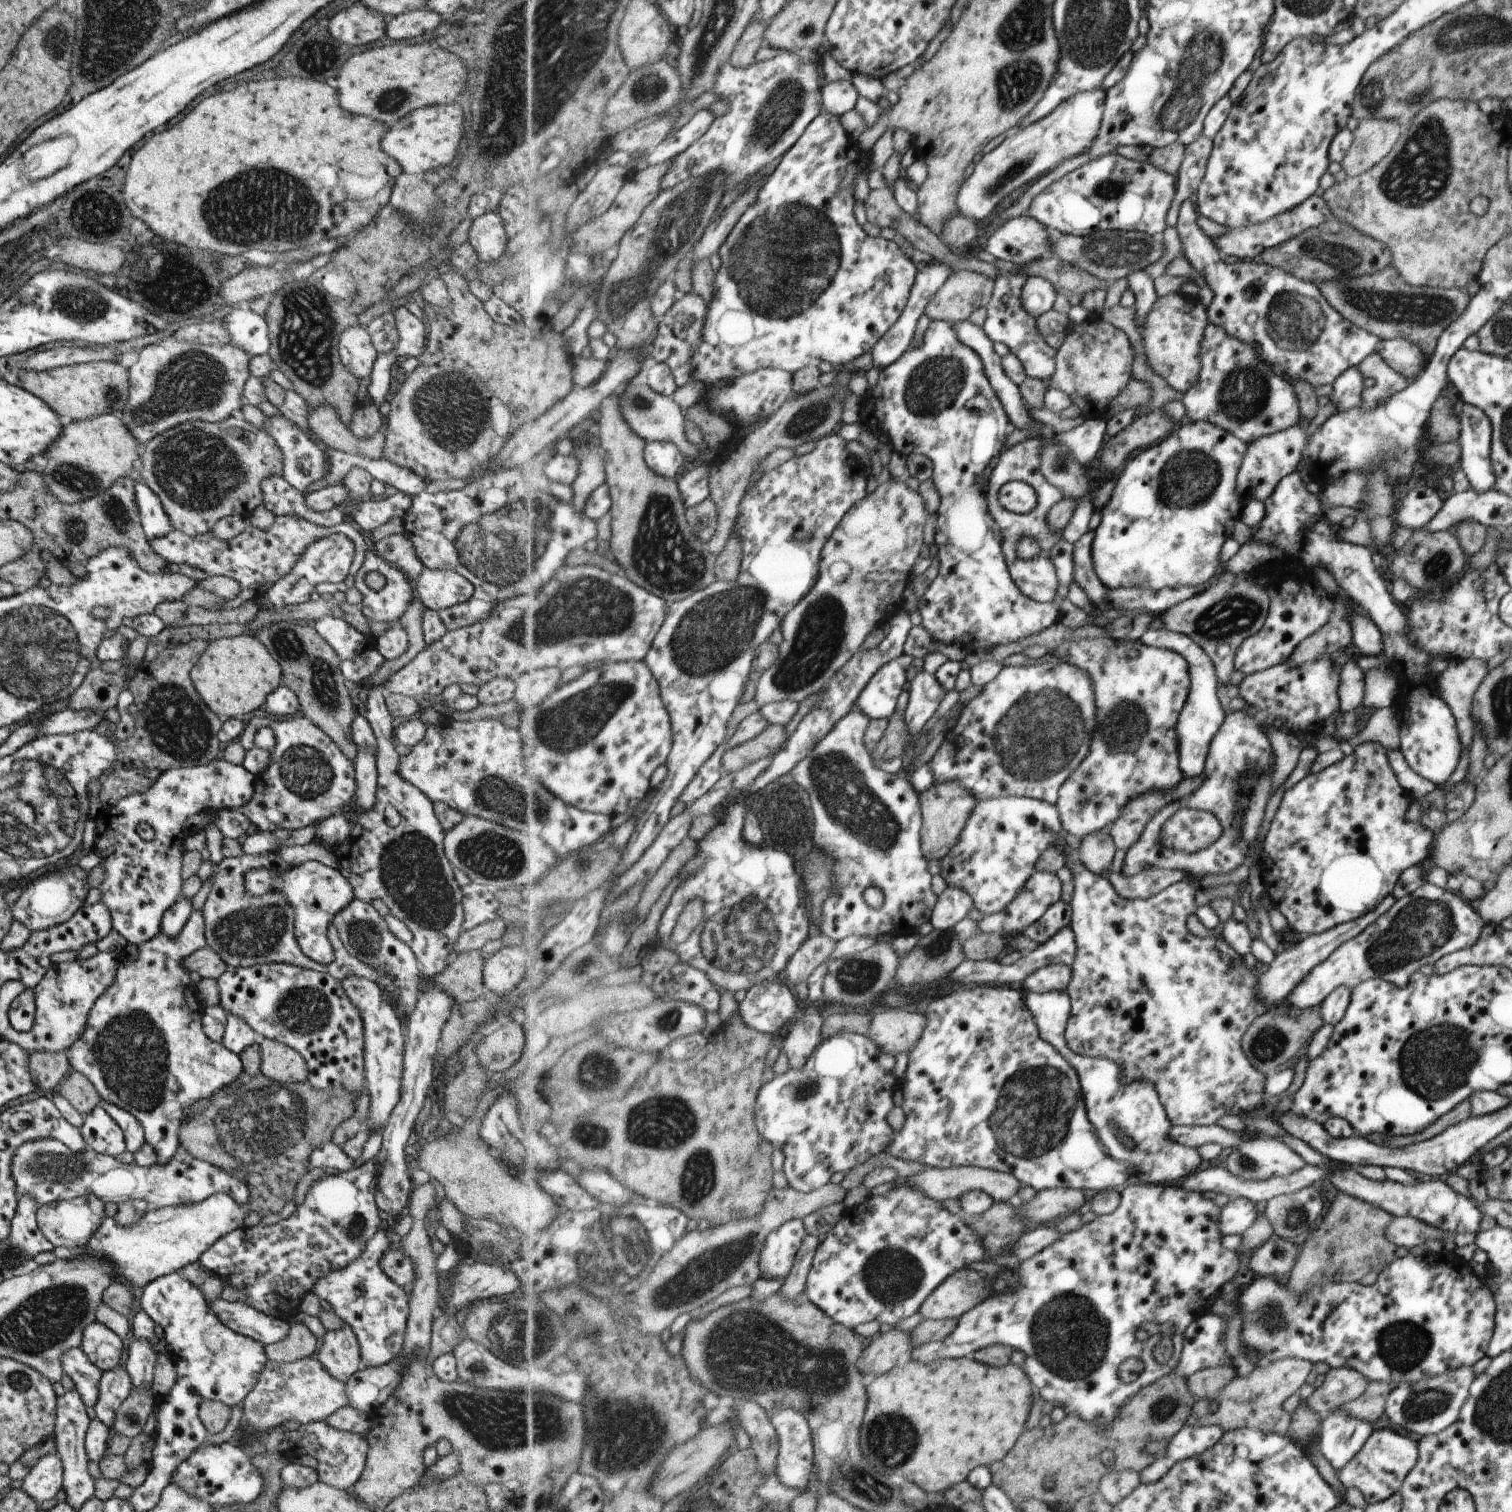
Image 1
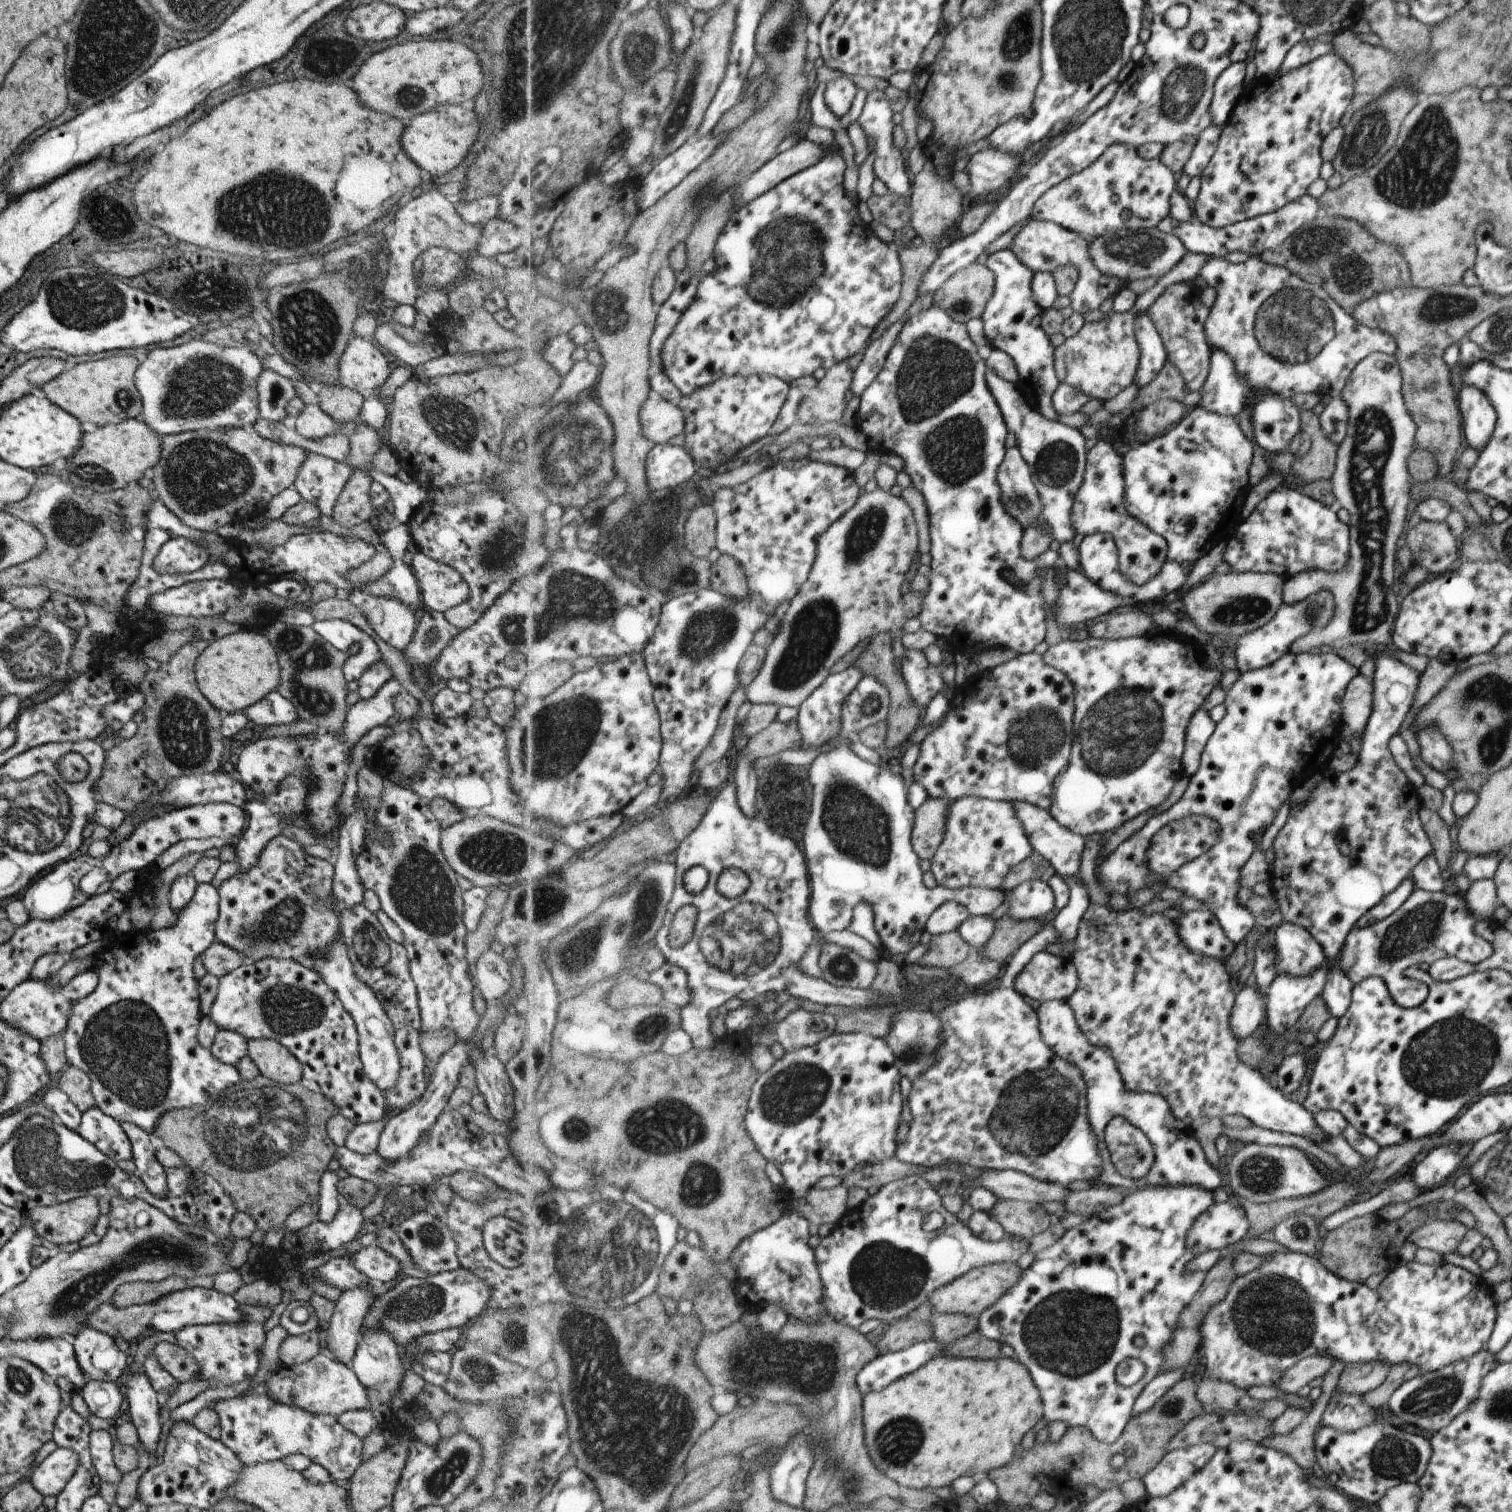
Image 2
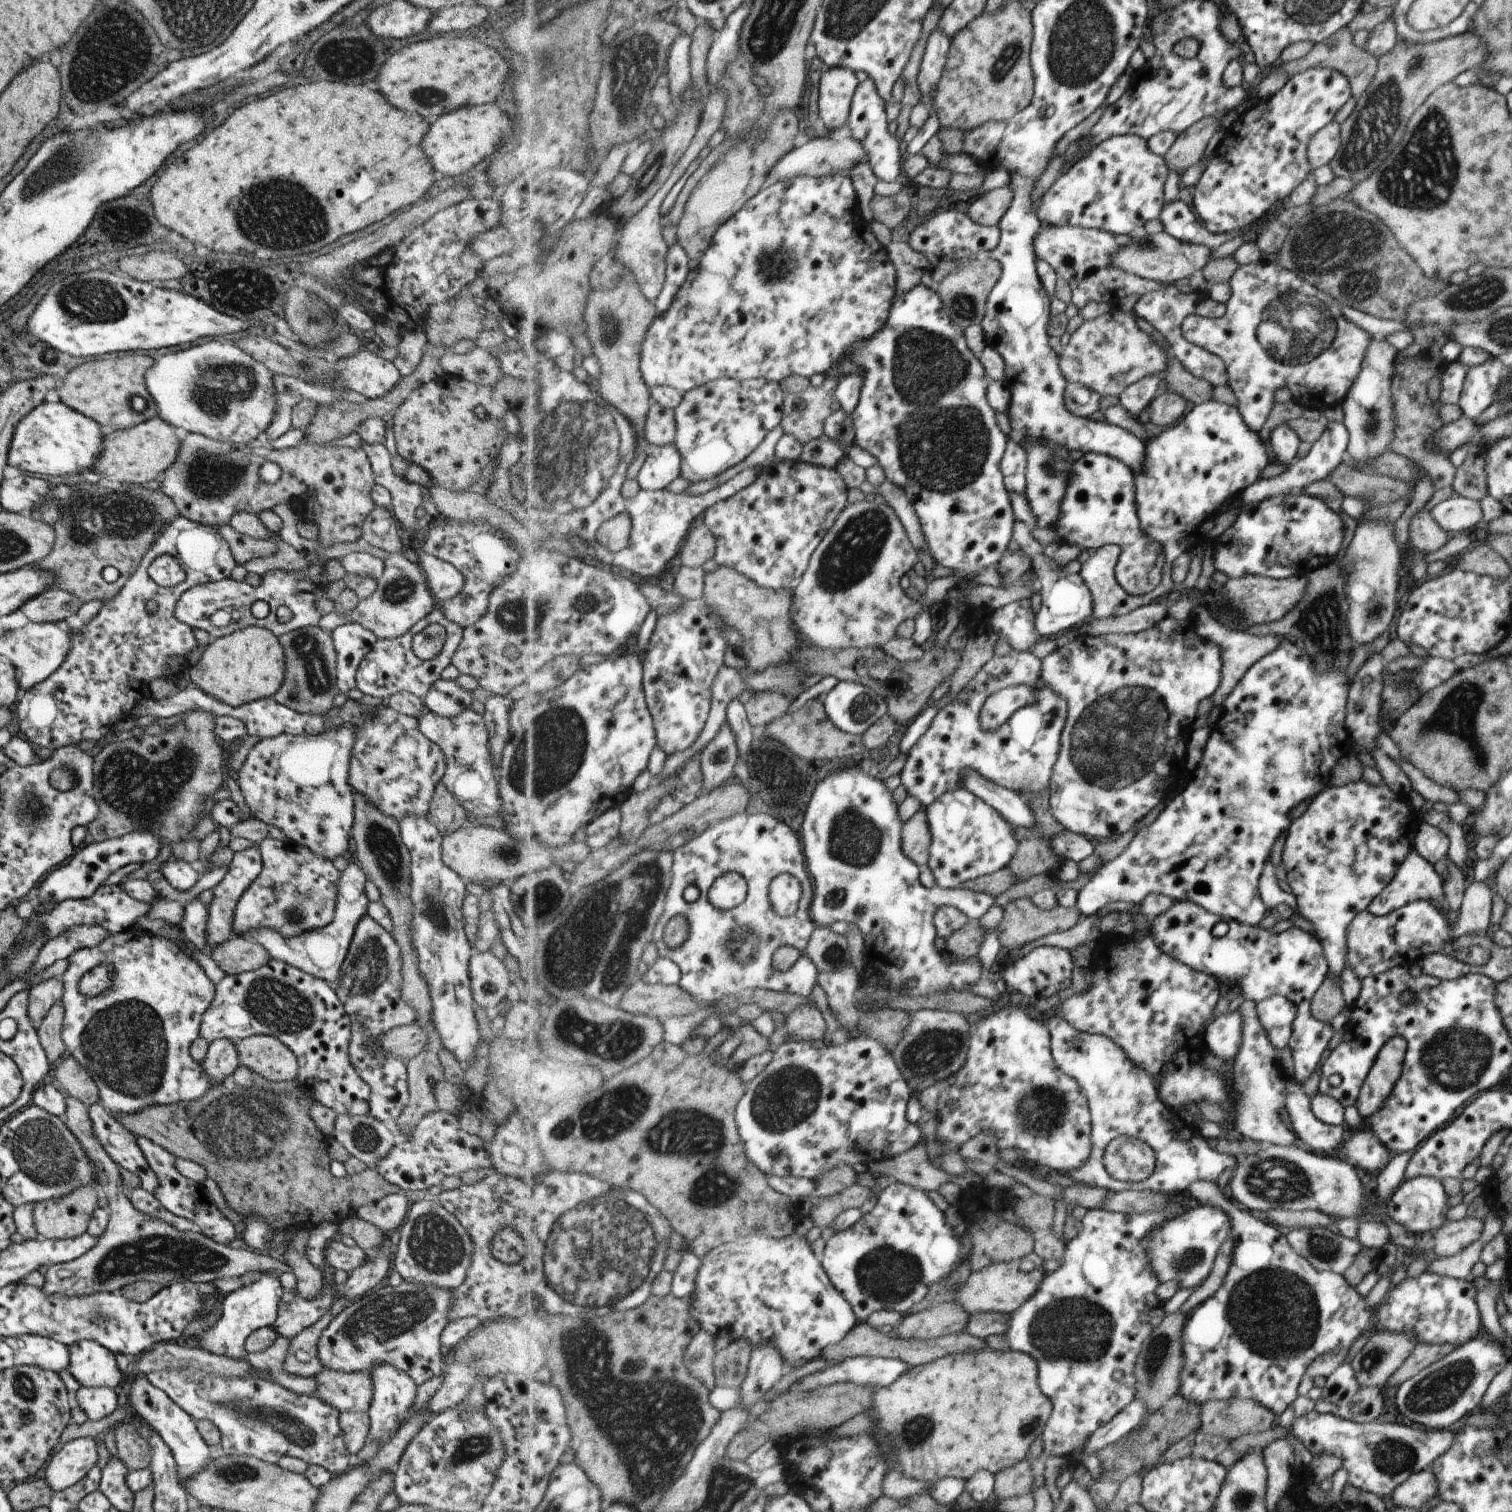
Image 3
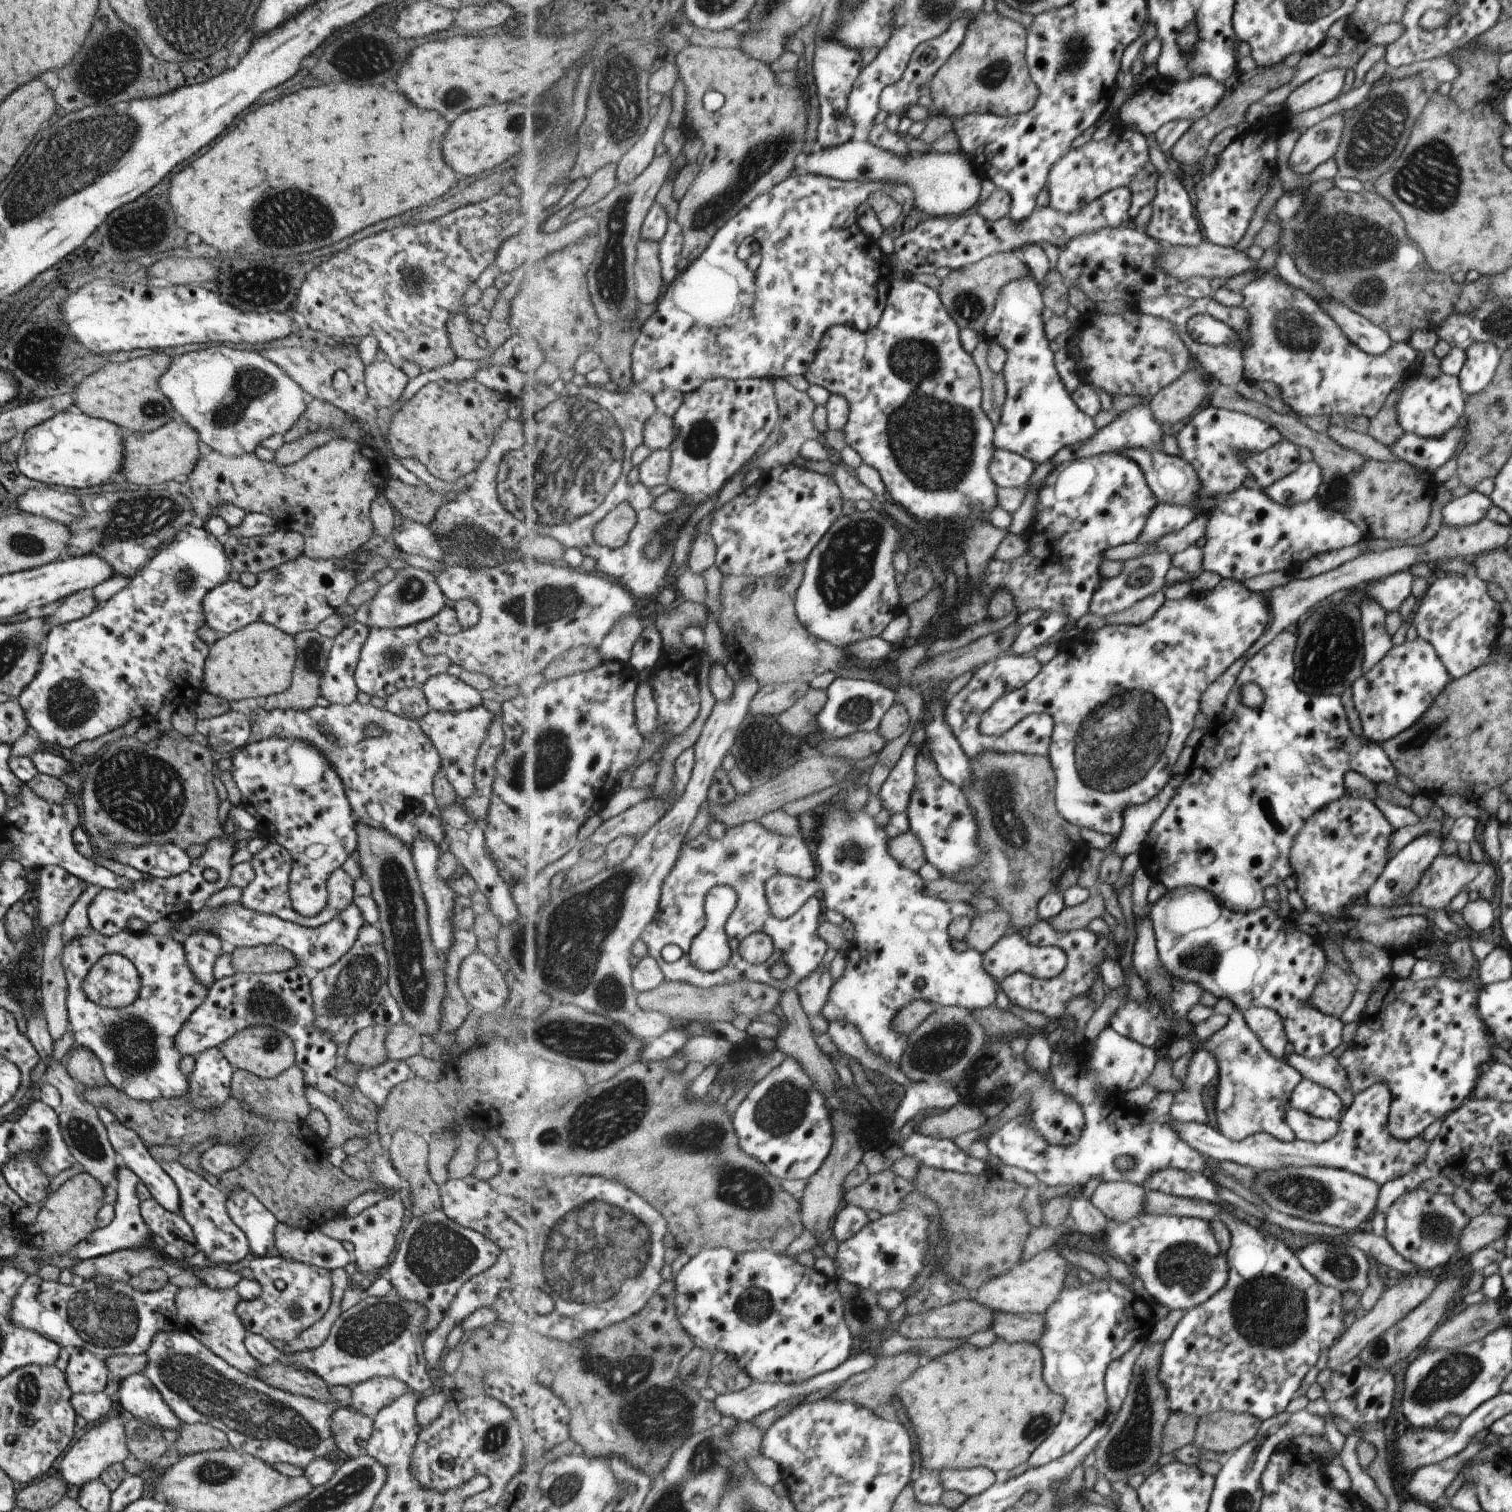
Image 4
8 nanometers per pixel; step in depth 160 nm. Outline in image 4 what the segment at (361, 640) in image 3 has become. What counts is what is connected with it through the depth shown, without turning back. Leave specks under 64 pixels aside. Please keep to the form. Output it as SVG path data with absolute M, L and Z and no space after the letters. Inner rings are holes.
M354 622L334 636L318 686L319 696L327 702L349 705L355 701L358 688L353 673L368 630L369 626Z

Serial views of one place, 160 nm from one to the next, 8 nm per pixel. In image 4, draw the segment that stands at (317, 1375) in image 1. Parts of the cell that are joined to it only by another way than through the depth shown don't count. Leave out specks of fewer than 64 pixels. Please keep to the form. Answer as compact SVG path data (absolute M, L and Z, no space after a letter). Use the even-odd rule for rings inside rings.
M373 1377L349 1388L352 1390L351 1410L363 1413L370 1419L374 1418L381 1407L392 1403L409 1390L404 1382L383 1377Z

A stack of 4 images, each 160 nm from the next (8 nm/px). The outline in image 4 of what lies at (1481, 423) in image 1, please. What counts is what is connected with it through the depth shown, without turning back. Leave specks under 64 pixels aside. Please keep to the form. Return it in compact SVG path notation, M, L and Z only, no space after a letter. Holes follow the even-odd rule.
M1486 342L1471 343L1465 350L1465 360L1456 377L1466 395L1475 396L1490 384L1500 362L1496 346Z

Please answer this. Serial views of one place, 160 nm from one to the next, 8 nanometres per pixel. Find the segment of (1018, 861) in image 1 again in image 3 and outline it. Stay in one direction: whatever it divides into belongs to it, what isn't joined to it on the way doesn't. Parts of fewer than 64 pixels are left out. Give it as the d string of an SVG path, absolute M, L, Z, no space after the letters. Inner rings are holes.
M965 787L945 793L943 797L939 797L937 801L925 808L933 835L928 865L934 872L938 887L957 889L964 882L1009 868L1021 850L1021 842L1020 838L1017 838L1015 826L995 807L989 806L989 803L983 802Z

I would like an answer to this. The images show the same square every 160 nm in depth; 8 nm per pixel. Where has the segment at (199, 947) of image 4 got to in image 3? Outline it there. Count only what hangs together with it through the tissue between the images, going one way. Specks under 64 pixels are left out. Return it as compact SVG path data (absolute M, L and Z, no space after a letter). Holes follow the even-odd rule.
M252 844L251 847L244 851L235 851L230 863L227 866L227 871L222 880L212 887L213 896L211 901L206 906L208 916L204 930L204 946L205 952L212 951L222 942L233 937L232 922L234 919L234 906L237 899L241 896L246 886L259 874L262 869L261 861L261 845Z

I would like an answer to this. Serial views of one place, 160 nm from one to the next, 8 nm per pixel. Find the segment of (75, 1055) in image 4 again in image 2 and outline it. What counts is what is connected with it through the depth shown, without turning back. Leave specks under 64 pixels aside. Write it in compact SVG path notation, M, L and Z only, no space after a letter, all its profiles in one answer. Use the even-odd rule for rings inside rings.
M67 1065L61 1070L57 1087L69 1097L69 1100L81 1113L96 1106L92 1097L89 1078L74 1066Z

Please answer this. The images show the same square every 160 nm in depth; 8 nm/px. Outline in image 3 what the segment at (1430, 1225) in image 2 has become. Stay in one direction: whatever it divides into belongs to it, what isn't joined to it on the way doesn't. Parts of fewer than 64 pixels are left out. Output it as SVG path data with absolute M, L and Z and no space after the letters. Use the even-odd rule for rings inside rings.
M1469 1215L1456 1221L1444 1222L1444 1225L1441 1225L1440 1229L1432 1234L1430 1242L1433 1252L1442 1257L1457 1254L1479 1238L1482 1222L1482 1219Z

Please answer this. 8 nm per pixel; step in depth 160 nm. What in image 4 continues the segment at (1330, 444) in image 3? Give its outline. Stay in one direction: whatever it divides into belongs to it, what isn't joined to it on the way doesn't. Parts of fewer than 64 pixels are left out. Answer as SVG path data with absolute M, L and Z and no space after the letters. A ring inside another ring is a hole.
M1313 460L1301 463L1291 474L1269 485L1263 492L1273 502L1290 507L1317 496L1322 484L1320 468Z

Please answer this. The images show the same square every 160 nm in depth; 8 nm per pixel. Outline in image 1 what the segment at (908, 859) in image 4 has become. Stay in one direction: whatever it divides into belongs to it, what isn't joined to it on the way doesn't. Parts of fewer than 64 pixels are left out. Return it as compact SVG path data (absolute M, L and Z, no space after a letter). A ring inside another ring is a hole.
M957 781L949 783L935 782L931 788L921 794L920 804L924 815L922 848L928 860L940 860L947 857L956 848L968 826L968 818L978 804L975 795Z

